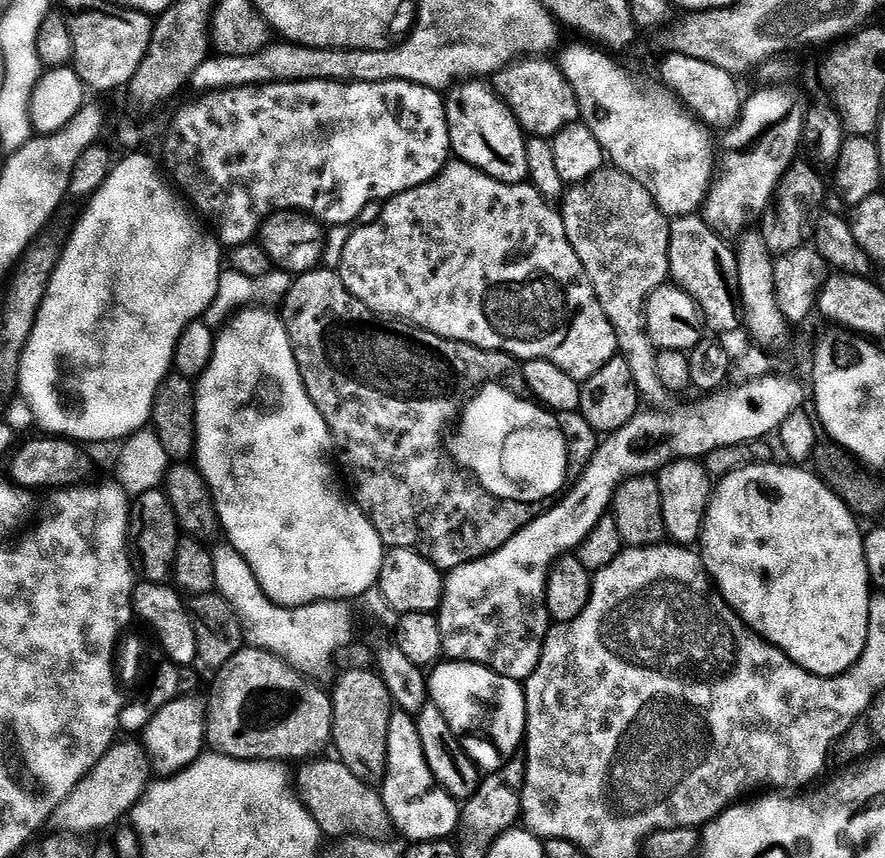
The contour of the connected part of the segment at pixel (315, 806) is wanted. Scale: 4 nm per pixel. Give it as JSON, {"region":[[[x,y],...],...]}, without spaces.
{"region":[[[324,758],[309,761],[309,765],[301,770],[298,788],[304,795],[308,812],[318,822],[321,833],[325,837],[334,837],[334,840],[347,837],[367,838],[371,841],[389,839],[394,825],[381,793],[365,779],[351,774],[345,761],[320,759]]]}

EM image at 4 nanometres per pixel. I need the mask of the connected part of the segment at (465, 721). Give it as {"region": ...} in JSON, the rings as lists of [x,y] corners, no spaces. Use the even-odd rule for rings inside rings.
{"region":[[[440,662],[431,671],[433,672],[428,676],[429,697],[434,698],[435,706],[445,716],[452,732],[460,738],[464,738],[467,732],[481,732],[482,735],[492,739],[493,746],[504,758],[517,755],[521,751],[528,727],[528,703],[524,697],[524,684],[521,681],[506,678],[484,664],[467,662]]]}

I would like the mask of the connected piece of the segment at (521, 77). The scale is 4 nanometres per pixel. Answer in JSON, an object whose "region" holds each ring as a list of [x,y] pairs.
{"region":[[[521,58],[515,64],[508,65],[501,72],[495,73],[494,91],[508,109],[516,113],[516,121],[520,123],[525,133],[532,138],[551,138],[557,132],[561,132],[568,124],[577,123],[580,120],[580,107],[576,101],[574,90],[568,79],[564,77],[564,71],[560,69],[559,63],[548,58]]]}

